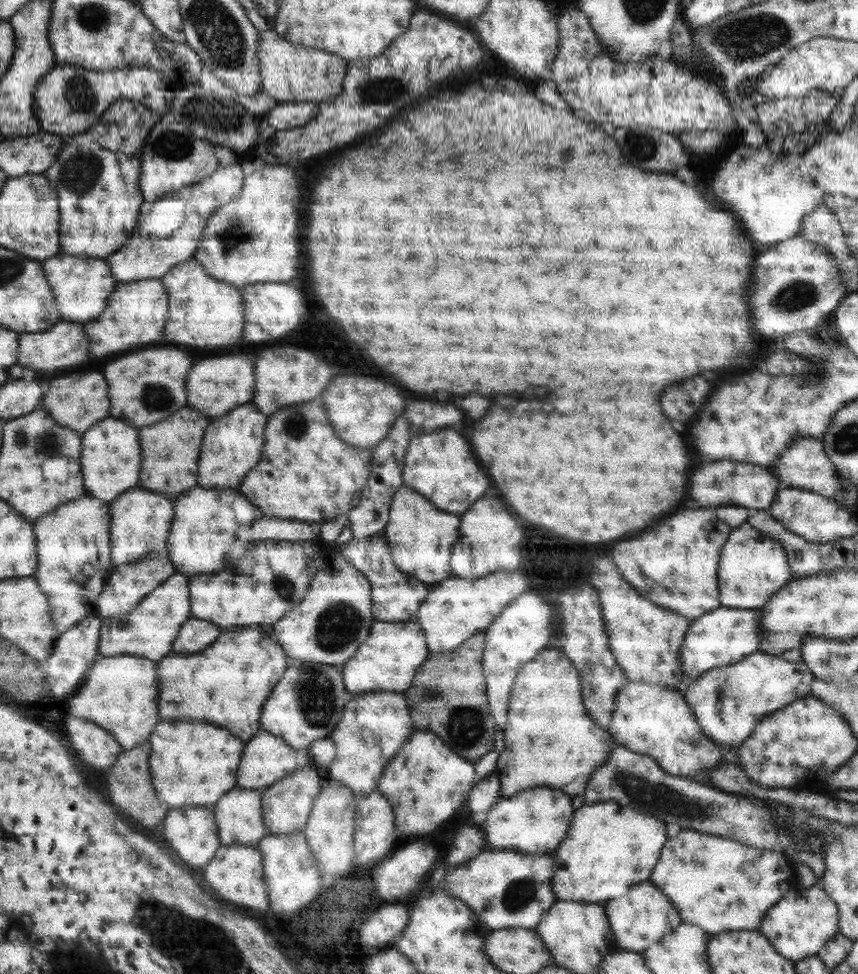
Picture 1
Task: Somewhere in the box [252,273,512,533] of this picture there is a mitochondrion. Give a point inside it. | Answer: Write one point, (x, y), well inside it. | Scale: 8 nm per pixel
(294, 424)

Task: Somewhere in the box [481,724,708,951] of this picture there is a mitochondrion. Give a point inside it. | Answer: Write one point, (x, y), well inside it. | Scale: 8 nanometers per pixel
(519, 894)

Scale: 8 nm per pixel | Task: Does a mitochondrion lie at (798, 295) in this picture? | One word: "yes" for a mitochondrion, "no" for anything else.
yes

